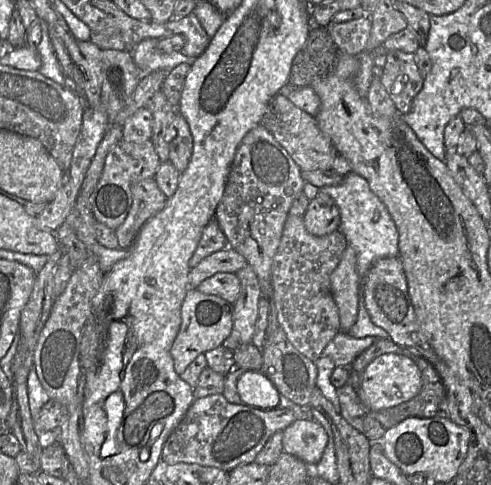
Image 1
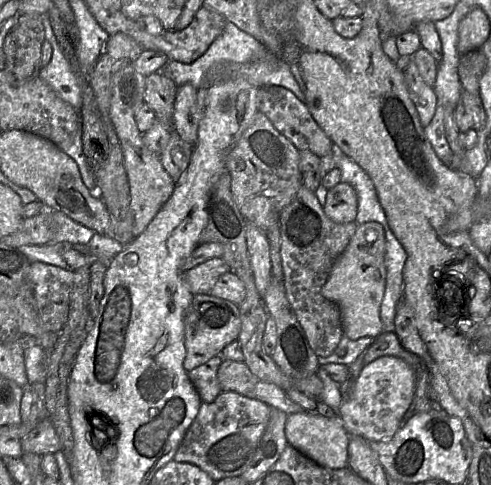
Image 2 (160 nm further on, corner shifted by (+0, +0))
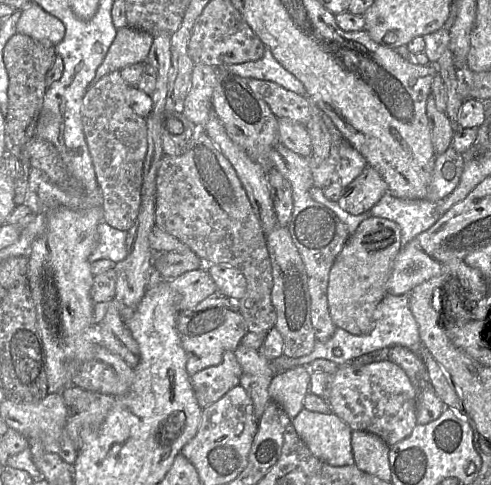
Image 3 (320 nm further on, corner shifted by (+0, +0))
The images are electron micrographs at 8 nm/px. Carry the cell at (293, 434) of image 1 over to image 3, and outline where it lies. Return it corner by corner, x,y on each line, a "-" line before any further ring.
303,409
290,422
310,452
331,466
354,463
352,430
337,415

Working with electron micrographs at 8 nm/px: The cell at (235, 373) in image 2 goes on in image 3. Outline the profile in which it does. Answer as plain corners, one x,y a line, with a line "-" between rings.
239,345
234,354
242,369
239,385
252,400
254,415
259,420
271,401
268,388
276,373
271,362
258,350

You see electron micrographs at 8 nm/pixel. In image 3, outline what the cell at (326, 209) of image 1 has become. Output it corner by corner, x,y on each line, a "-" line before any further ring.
366,166
357,178
343,188
336,203
345,212
360,215
368,212
387,192
387,184
381,175

